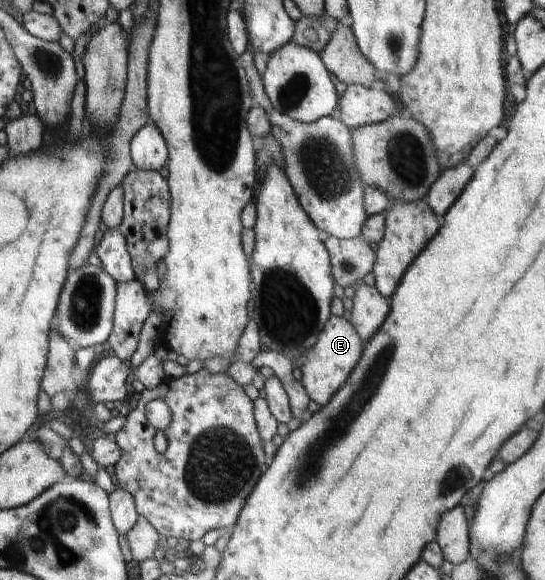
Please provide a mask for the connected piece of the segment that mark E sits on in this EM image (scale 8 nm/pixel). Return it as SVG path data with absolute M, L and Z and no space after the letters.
M332 315L318 337L318 343L309 352L303 353L303 356L297 357L293 361L295 366L300 366L302 371L301 385L303 385L309 399L321 407L329 404L335 392L349 379L351 371L359 363L362 351L361 335L354 328L354 324L343 316Z

